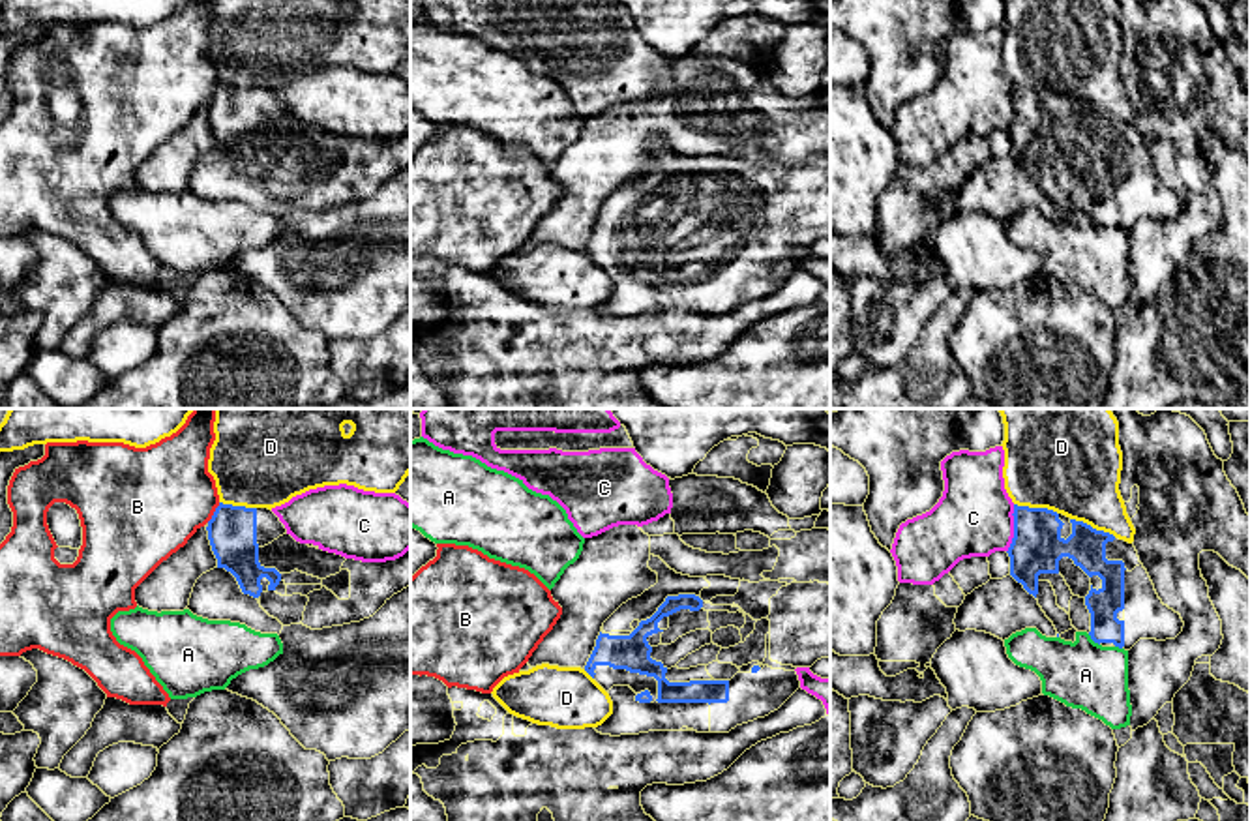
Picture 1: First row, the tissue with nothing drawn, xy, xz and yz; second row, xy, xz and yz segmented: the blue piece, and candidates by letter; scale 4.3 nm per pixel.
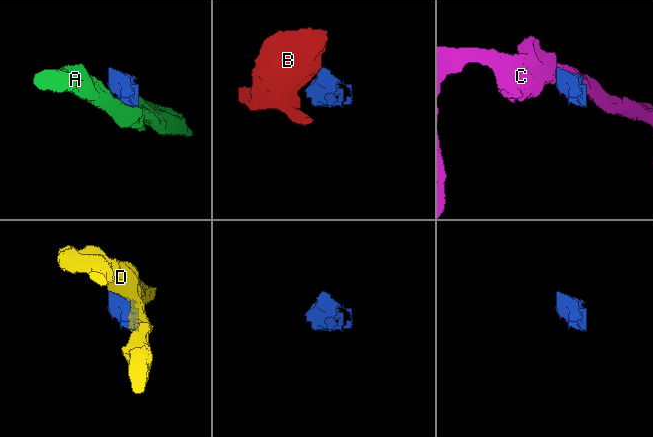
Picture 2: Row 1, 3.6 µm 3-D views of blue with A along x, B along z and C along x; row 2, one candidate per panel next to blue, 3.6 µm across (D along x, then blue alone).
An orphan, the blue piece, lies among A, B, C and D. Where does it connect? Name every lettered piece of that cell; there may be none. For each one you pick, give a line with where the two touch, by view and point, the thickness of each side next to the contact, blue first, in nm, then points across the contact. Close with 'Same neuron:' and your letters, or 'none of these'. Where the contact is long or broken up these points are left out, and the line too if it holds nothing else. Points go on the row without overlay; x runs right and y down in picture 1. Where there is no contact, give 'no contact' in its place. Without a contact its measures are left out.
Same neuron: none of these

